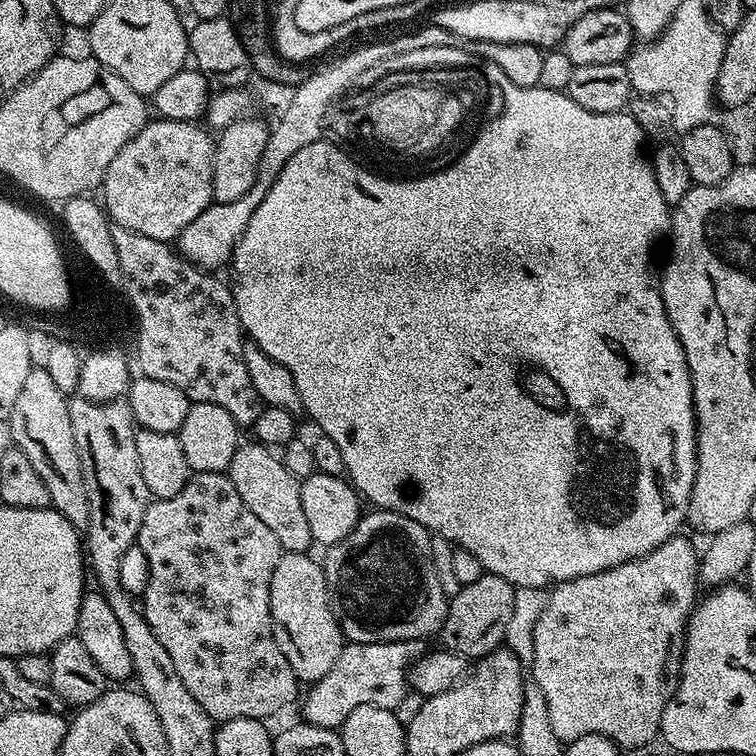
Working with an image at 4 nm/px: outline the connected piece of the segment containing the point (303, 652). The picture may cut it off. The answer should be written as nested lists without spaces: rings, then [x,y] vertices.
[[[281,551],[278,566],[274,566],[274,574],[270,578],[270,618],[274,638],[278,642],[278,650],[286,654],[286,662],[290,662],[296,679],[301,682],[315,682],[330,674],[330,666],[338,662],[338,654],[342,654],[346,643],[344,631],[336,618],[336,609],[332,606],[332,597],[328,595],[321,561],[310,557],[308,552]]]

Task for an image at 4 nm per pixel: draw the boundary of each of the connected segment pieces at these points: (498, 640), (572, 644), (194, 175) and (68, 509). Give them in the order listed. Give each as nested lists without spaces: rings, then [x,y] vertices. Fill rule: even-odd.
[[[485,574],[478,582],[470,582],[470,586],[460,586],[448,602],[444,625],[438,633],[443,647],[449,652],[457,652],[475,662],[481,656],[489,656],[504,644],[506,626],[510,622],[510,614],[514,614],[514,594],[516,588],[506,578],[498,578]]]
[[[677,534],[650,554],[598,574],[564,580],[548,592],[546,606],[534,622],[530,680],[546,698],[550,726],[559,740],[571,742],[586,734],[598,734],[627,750],[660,736],[662,714],[680,681],[688,620],[698,603],[696,588],[698,548],[684,534]]]
[[[152,118],[149,119],[142,130],[138,130],[138,134],[134,134],[134,138],[130,138],[130,142],[126,142],[126,146],[122,146],[122,150],[118,150],[118,154],[114,154],[114,162],[110,162],[110,166],[104,175],[104,183],[102,185],[104,200],[102,199],[102,207],[109,221],[111,221],[115,227],[134,230],[138,234],[146,234],[146,238],[158,238],[159,240],[172,242],[180,237],[182,230],[186,230],[186,226],[190,226],[190,222],[194,222],[194,218],[198,218],[198,214],[202,214],[202,210],[206,210],[213,204],[212,179],[214,178],[216,146],[213,137],[208,137],[208,135],[210,135],[209,129],[204,126],[199,128],[200,126],[199,123],[190,120]]]
[[[33,366],[26,374],[26,383],[14,402],[14,410],[8,416],[6,427],[12,431],[11,443],[30,458],[34,470],[46,482],[46,491],[56,511],[68,519],[78,530],[87,529],[90,522],[90,502],[86,494],[86,482],[82,474],[82,462],[78,446],[74,442],[74,426],[68,413],[69,397],[50,379],[42,366]]]

